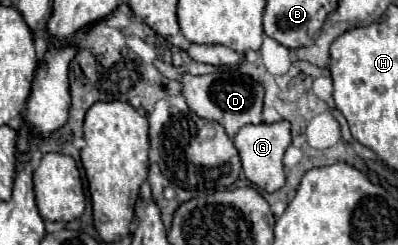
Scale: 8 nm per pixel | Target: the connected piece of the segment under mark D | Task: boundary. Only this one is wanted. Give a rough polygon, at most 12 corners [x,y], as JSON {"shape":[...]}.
{"shape":[[235,68],[183,76],[187,106],[229,138],[261,124],[263,86]]}

